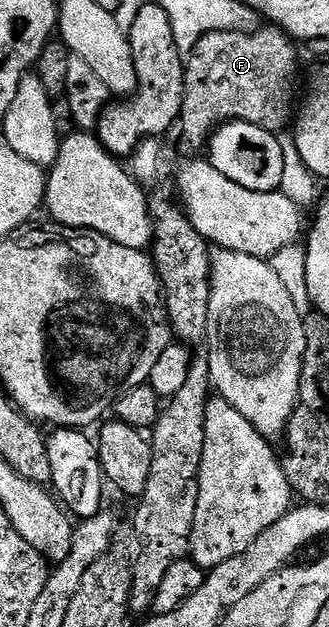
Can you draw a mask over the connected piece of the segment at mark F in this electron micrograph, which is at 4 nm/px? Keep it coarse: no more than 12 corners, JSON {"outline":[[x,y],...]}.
{"outline":[[219,30],[187,55],[178,130],[293,121],[297,43]]}

